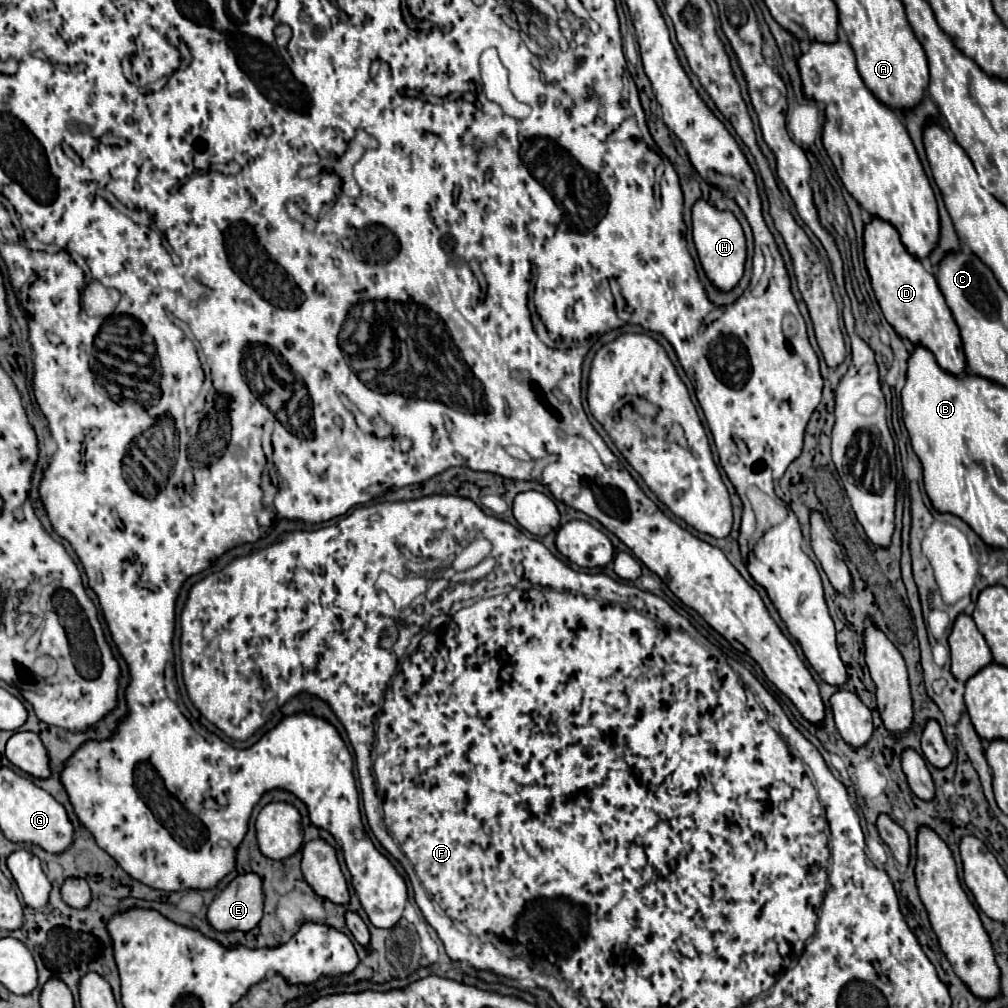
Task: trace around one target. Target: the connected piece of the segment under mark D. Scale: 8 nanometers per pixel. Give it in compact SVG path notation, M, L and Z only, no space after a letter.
M871 217L871 221L865 223L863 241L865 241L863 249L865 265L871 277L871 287L891 327L895 327L895 331L907 337L913 345L927 347L945 371L955 375L963 373L965 355L961 349L959 329L943 299L943 293L939 291L937 279L929 271L925 271L925 267L917 257L913 257L905 249L897 229L891 223L879 217Z

